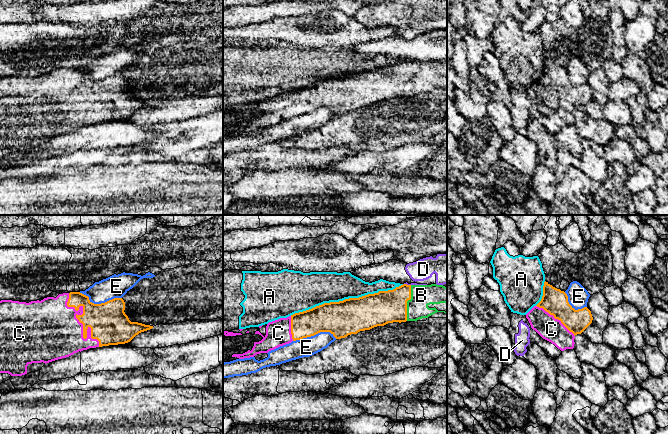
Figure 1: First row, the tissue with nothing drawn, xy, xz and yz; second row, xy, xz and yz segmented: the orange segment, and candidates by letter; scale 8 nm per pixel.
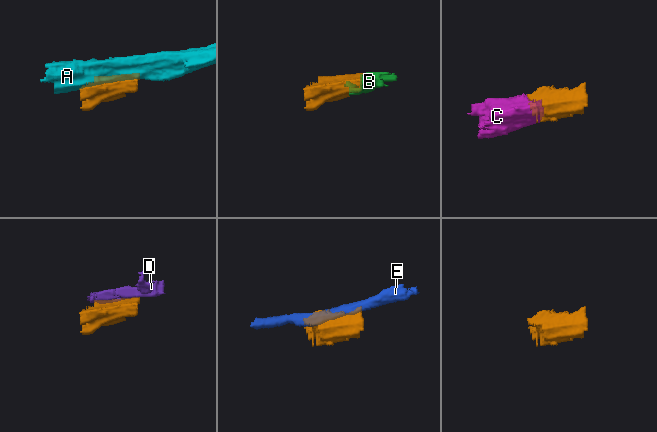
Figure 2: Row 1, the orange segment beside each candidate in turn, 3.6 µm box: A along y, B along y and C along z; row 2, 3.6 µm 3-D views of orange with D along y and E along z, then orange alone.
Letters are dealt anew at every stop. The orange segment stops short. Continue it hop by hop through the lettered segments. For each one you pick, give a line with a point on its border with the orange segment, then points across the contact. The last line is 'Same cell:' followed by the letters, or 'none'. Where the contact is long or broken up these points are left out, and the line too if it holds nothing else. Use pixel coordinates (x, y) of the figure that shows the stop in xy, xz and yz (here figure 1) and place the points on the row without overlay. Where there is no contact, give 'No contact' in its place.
B: Touches orange at xz (406, 79)
C: Touches orange at xy (82, 99)
Same cell: B, C

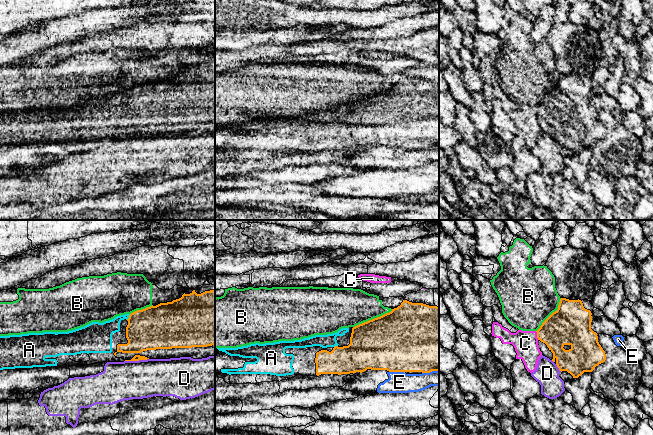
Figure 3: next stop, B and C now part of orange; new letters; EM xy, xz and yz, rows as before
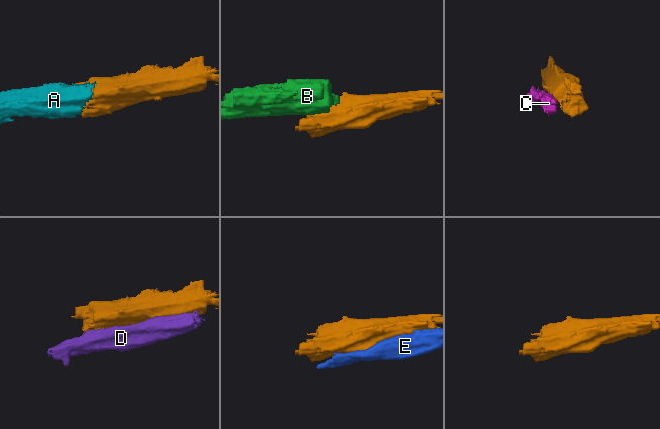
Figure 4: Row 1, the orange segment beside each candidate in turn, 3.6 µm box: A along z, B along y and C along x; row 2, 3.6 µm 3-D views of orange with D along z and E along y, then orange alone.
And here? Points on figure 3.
A: Touches orange at xy (129, 93)
Same cell: A

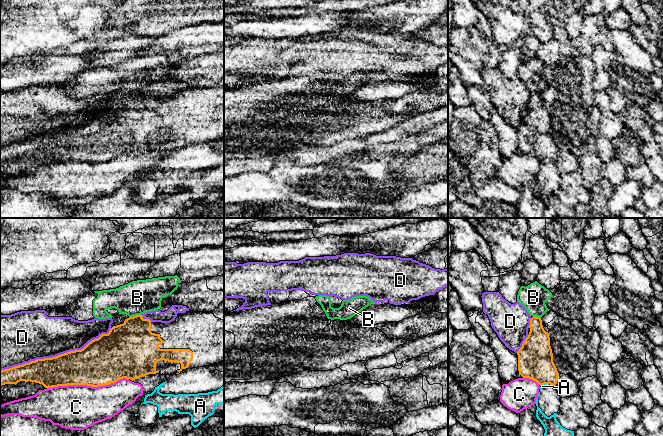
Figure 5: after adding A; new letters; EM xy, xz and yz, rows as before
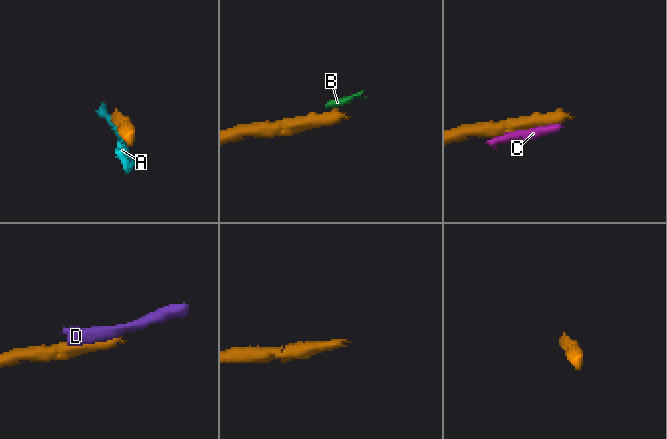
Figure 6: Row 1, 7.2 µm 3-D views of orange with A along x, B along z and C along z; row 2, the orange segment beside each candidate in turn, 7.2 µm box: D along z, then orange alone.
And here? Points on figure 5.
Same cell: none

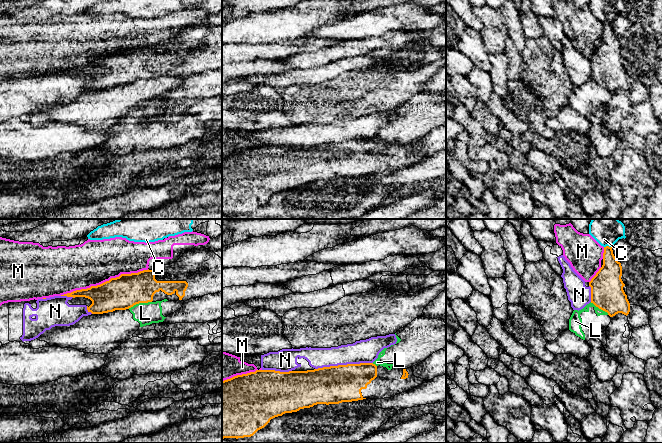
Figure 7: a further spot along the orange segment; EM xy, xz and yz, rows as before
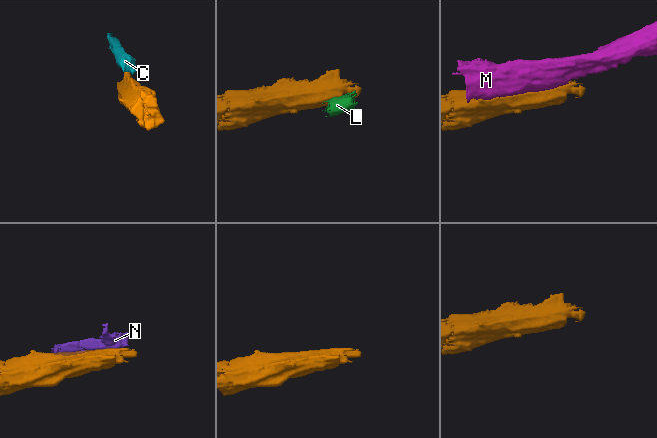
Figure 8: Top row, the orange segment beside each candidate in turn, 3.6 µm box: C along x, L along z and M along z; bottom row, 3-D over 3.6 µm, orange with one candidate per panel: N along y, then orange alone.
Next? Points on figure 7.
Same cell: none

